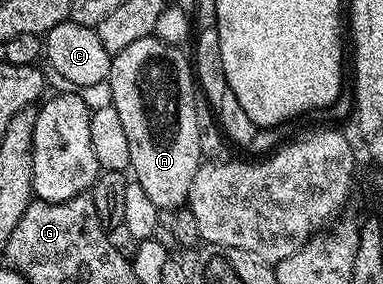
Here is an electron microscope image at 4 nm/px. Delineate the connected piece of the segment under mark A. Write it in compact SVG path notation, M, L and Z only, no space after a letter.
M151 35L144 39L137 39L124 50L113 54L110 59L110 76L108 82L111 85L111 105L116 107L116 112L120 114L124 132L128 135L128 151L130 152L130 169L132 170L133 180L140 183L140 187L144 187L144 192L148 194L148 199L152 199L152 203L156 203L158 210L172 209L179 210L188 202L188 191L192 187L192 179L196 179L196 171L201 167L204 160L199 140L199 128L196 125L196 108L193 103L193 95L196 90L196 78L192 68L192 61L189 56L182 54L183 50L176 45L169 45L167 41L162 41L158 36Z

